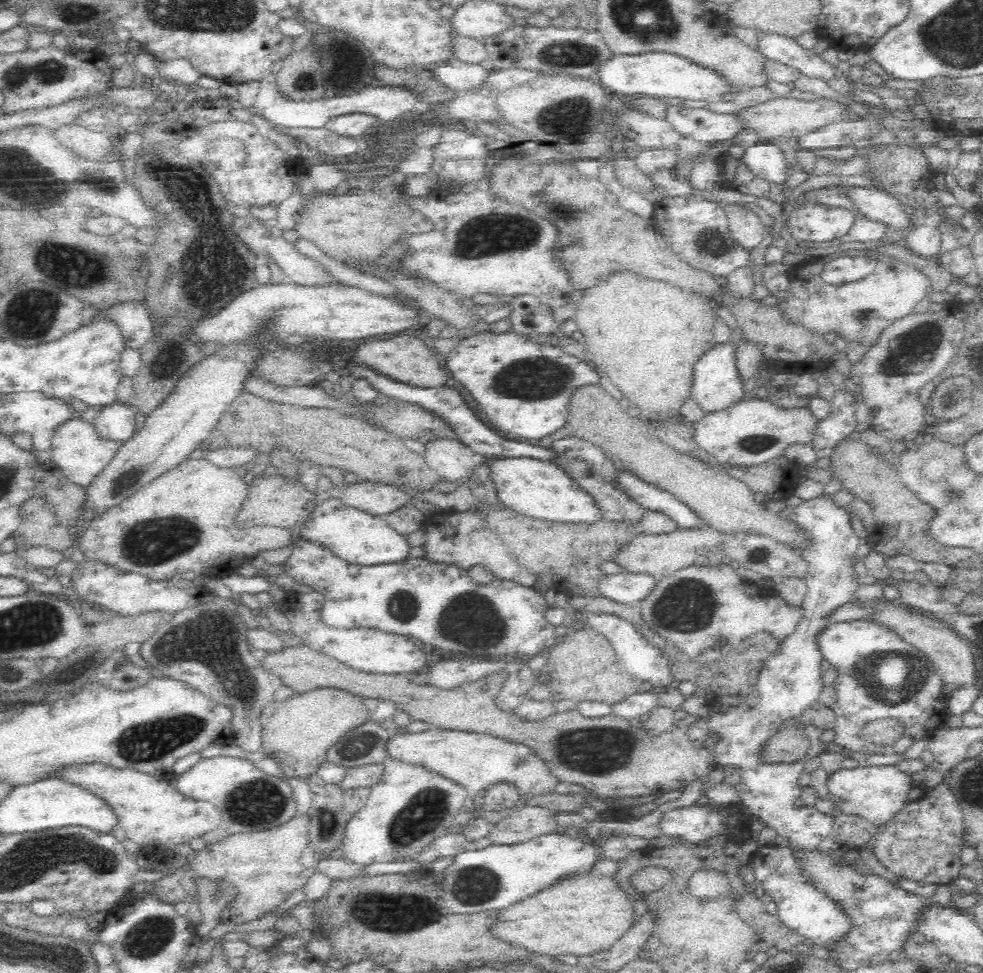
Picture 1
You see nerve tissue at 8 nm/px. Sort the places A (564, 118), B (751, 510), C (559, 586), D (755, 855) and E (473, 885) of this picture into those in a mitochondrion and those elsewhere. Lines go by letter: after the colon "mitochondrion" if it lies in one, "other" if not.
A: mitochondrion
B: other
C: other
D: other
E: mitochondrion

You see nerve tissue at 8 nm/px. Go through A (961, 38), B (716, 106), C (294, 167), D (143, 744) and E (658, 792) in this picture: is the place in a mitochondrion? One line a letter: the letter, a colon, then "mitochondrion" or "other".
A: mitochondrion
B: other
C: other
D: mitochondrion
E: other

